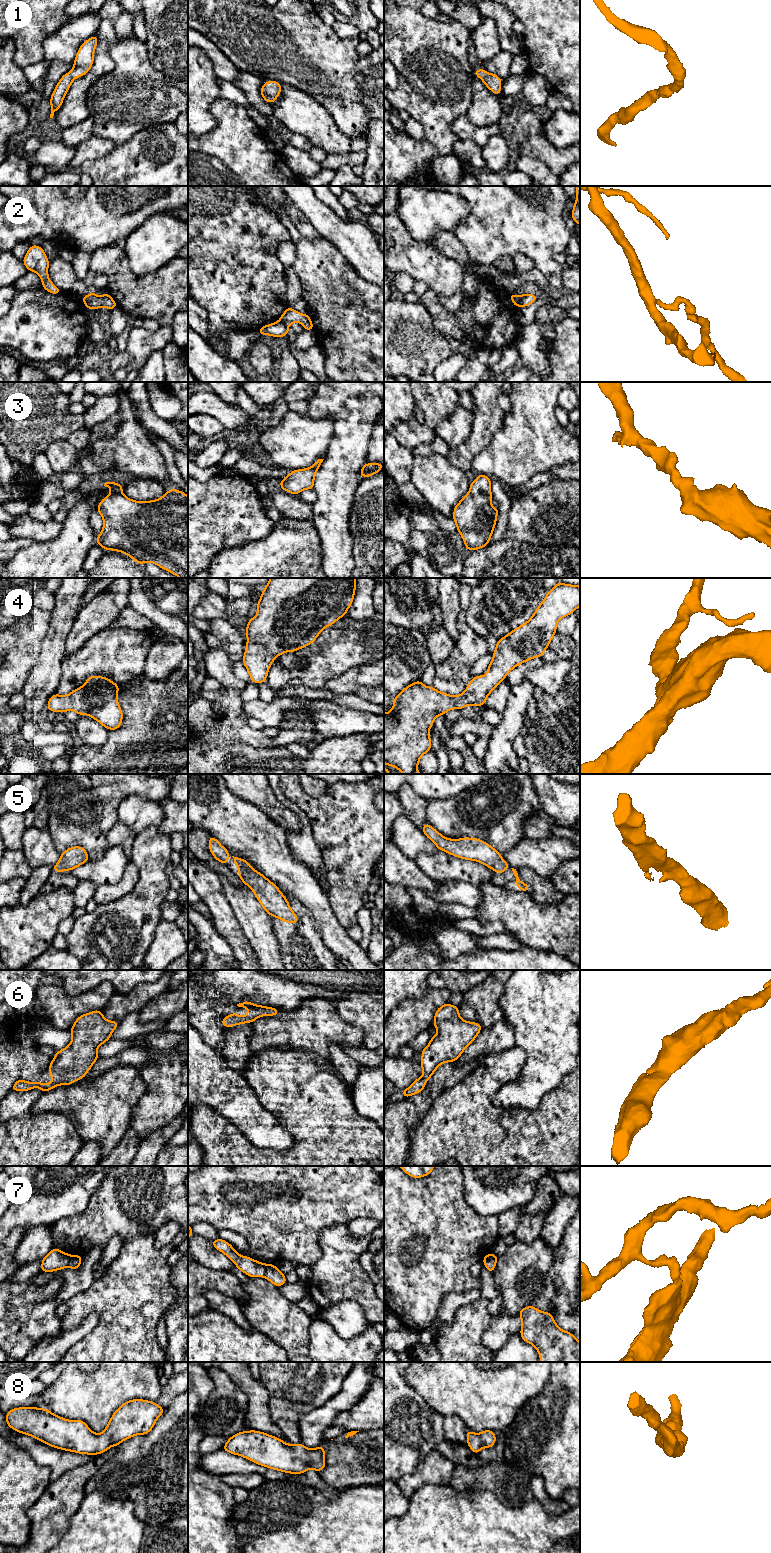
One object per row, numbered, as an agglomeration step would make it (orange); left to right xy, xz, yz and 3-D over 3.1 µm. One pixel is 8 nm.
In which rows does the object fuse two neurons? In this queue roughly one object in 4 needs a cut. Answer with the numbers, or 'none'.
2, 7

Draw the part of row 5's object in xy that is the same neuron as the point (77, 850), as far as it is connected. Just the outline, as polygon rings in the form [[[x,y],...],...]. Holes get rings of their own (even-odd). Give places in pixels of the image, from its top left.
[[[81,846],[70,847],[61,853],[59,862],[52,867],[55,872],[72,871],[89,860],[87,851]]]

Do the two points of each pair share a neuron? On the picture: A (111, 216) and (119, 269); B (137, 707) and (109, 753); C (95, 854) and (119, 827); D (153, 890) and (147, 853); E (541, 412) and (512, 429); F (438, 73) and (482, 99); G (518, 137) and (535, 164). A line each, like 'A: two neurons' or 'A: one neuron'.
A: two neurons
B: one neuron
C: two neurons
D: one neuron
E: one neuron
F: two neurons
G: two neurons

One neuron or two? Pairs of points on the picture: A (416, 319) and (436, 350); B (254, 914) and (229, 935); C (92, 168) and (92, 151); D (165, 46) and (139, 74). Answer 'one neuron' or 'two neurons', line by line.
A: one neuron
B: two neurons
C: two neurons
D: two neurons

